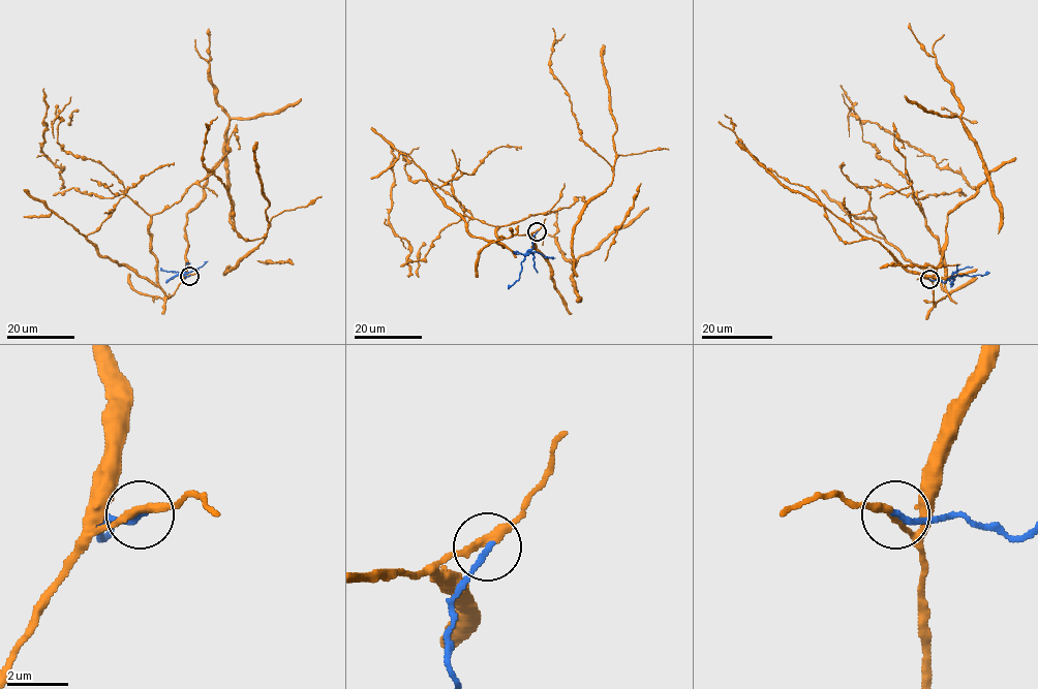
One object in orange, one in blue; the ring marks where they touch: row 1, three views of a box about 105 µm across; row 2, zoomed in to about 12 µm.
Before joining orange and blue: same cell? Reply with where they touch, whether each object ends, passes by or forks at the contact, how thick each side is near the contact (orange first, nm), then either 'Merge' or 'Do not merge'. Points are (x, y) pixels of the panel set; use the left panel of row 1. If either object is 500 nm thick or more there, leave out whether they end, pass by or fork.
Place: (189, 276). At the ring orange passes by. At the ring blue ends. Thickness 280 nm (orange) against 200 nm. Do not merge

